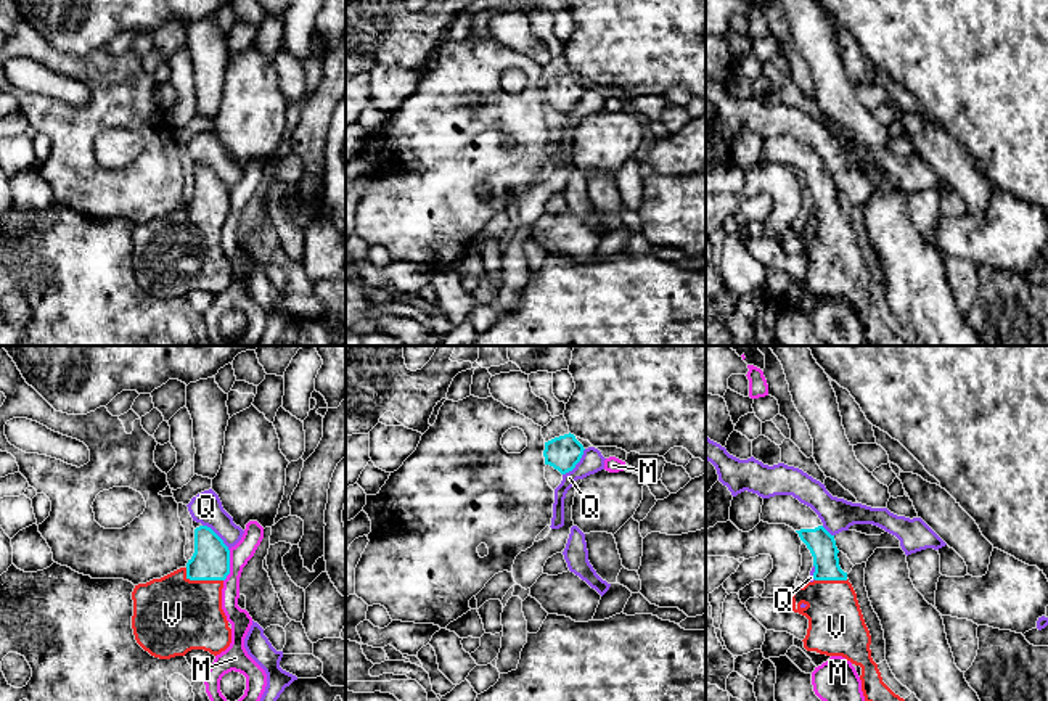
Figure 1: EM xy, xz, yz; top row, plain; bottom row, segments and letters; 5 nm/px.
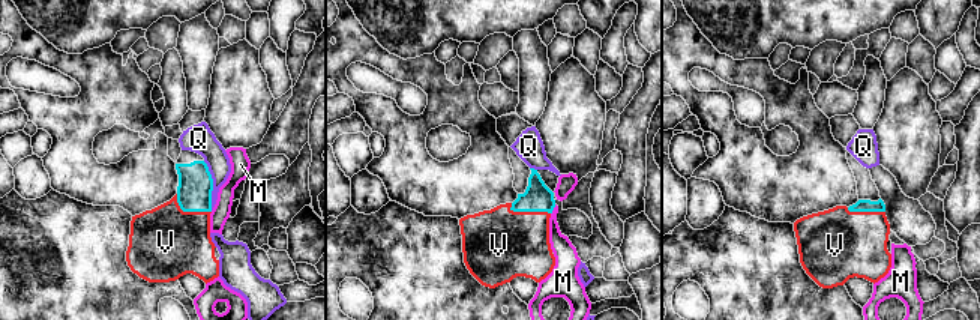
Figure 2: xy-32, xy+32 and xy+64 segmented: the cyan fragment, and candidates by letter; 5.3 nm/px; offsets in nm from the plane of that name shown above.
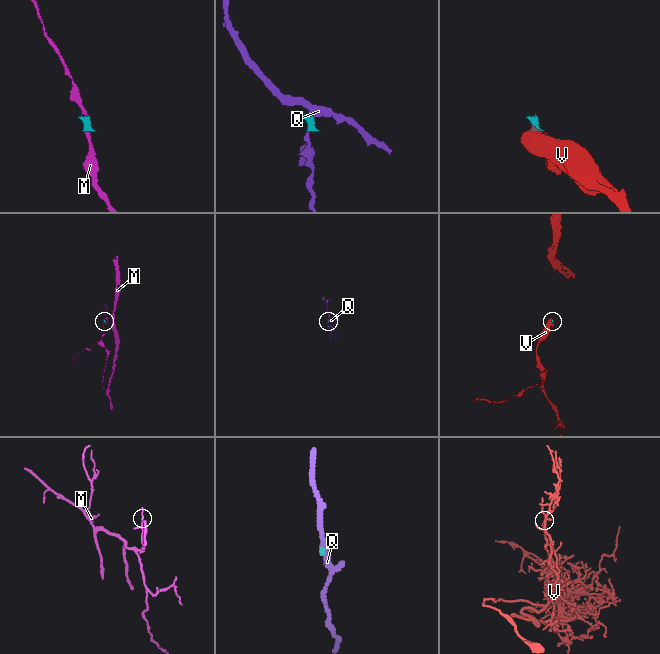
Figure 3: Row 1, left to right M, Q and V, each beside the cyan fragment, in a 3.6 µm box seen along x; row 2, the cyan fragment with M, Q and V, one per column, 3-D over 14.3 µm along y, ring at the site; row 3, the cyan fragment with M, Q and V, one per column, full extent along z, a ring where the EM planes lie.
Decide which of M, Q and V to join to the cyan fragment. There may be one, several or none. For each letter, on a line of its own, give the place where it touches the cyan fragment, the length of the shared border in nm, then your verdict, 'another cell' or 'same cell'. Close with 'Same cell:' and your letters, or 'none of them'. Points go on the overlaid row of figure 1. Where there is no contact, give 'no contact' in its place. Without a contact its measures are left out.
M: xy (229, 566) | 160 nm | another cell
Q: xz (577, 462) | 180 nm | another cell
V: xy (201, 579) | 200 nm | same cell
Same cell: V

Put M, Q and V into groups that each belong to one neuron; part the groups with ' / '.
M / Q / V

